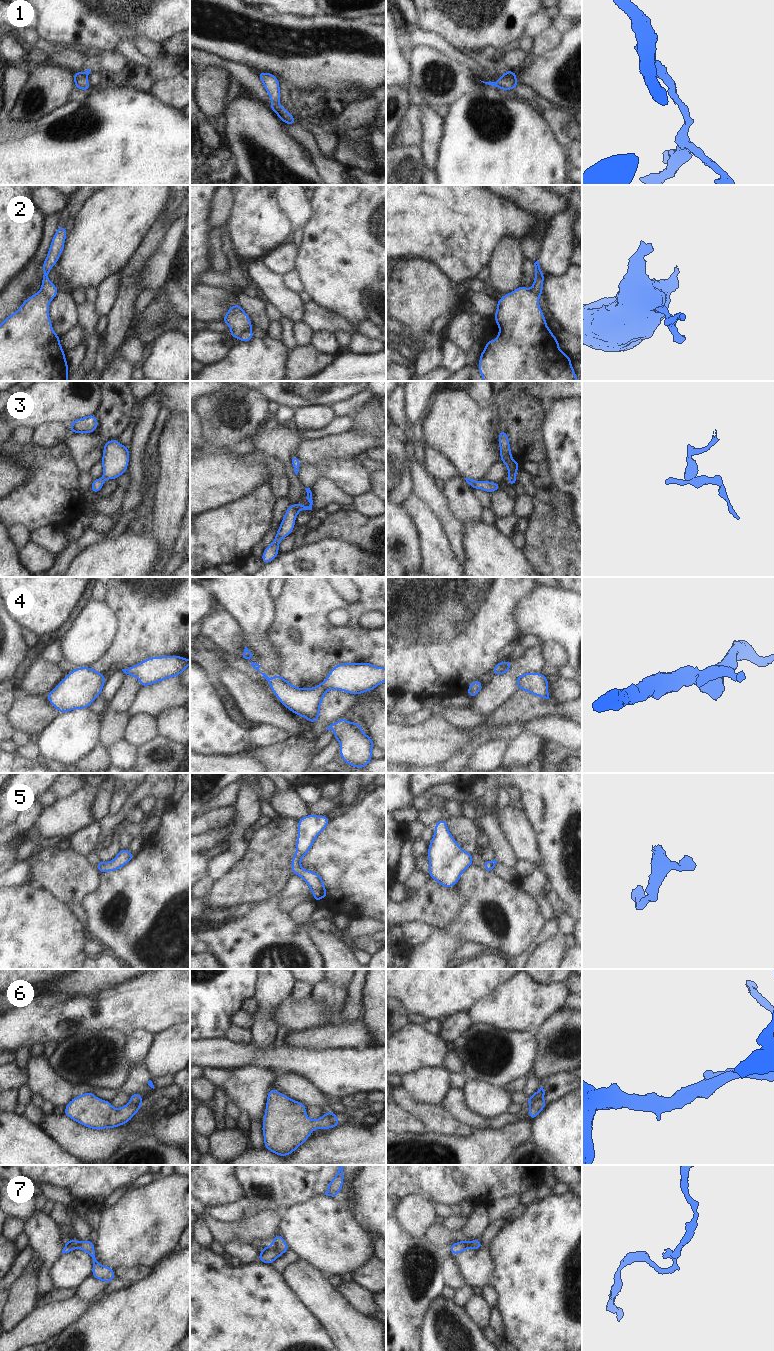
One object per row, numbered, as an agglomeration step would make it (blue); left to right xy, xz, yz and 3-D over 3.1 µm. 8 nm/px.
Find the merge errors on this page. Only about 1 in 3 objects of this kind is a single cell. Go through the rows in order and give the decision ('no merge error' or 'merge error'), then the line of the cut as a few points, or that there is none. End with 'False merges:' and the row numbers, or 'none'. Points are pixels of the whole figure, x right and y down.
1: merge error; cut yz (504, 73), (515, 78)
2: merge error; cut xz (251, 329), (244, 330), (237, 337)
3: merge error; cut xz (298, 504), (300, 510)
4: no merge error; cut none
5: no merge error; cut none
6: merge error; cut yz (543, 1099), (535, 1099), (529, 1104)
7: no merge error; cut none
False merges: 1, 2, 3, 6

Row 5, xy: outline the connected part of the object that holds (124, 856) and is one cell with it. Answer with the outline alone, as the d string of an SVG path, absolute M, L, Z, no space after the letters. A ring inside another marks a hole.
M120 849L114 859L109 862L99 861L95 866L98 868L101 874L107 871L113 872L125 866L133 858L135 858L135 855L129 852L127 849Z

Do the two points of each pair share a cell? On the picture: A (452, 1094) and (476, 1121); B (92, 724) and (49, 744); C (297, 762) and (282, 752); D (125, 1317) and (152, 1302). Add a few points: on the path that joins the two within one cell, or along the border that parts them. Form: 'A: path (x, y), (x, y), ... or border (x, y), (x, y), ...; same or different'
A: path (454, 1101), (469, 1117); same
B: path (81, 730), (69, 739), (60, 741); same
C: path (293, 762), (286, 756); same
D: path (132, 1317), (137, 1317), (145, 1309); same

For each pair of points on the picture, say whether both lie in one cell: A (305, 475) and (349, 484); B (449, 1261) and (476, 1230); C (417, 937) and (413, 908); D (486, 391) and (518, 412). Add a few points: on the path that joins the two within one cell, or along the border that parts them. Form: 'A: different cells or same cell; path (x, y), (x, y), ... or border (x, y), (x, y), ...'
A: same cell; path (316, 472), (338, 473)
B: different cells; border (448, 1248), (443, 1251)
C: different cells; border (401, 923), (422, 922), (432, 929)
D: different cells; border (493, 397), (490, 400)

